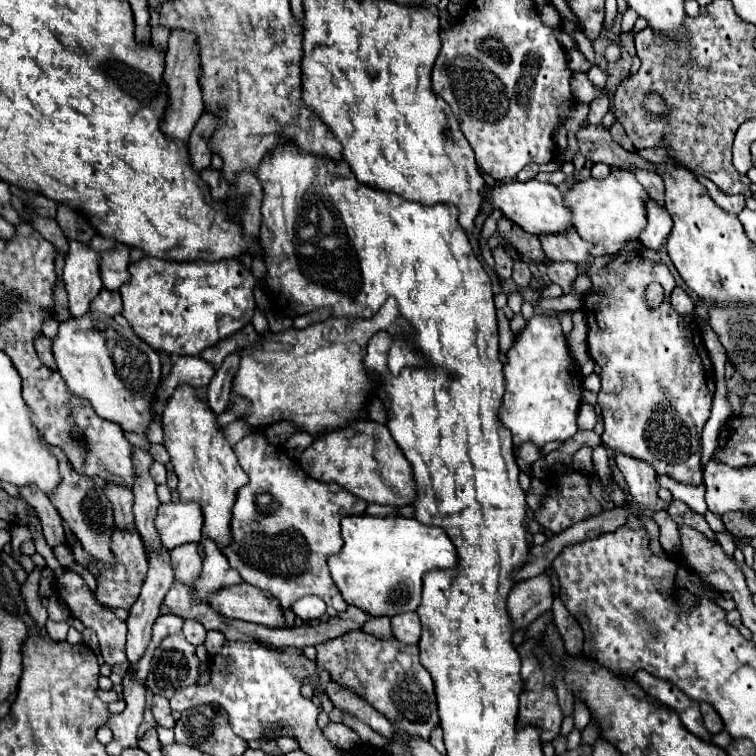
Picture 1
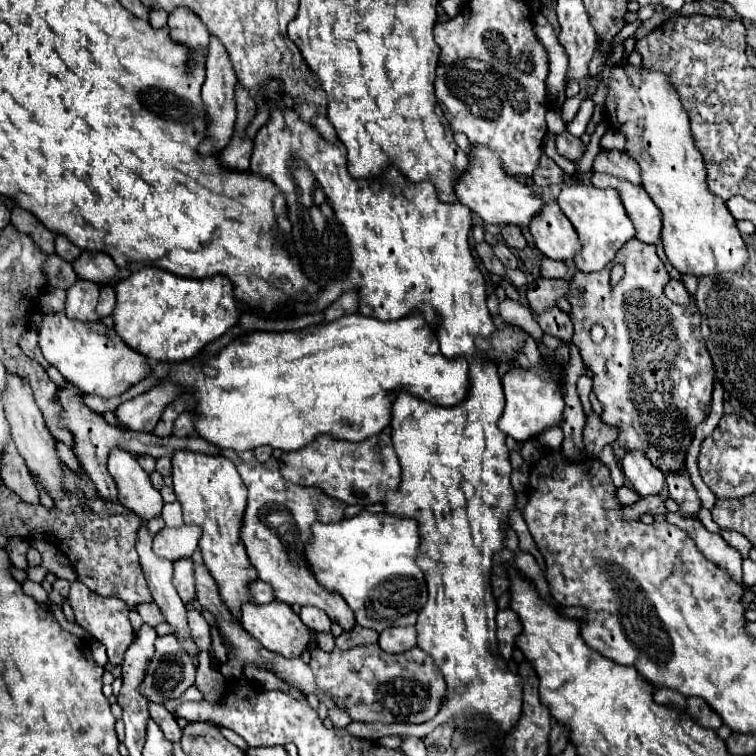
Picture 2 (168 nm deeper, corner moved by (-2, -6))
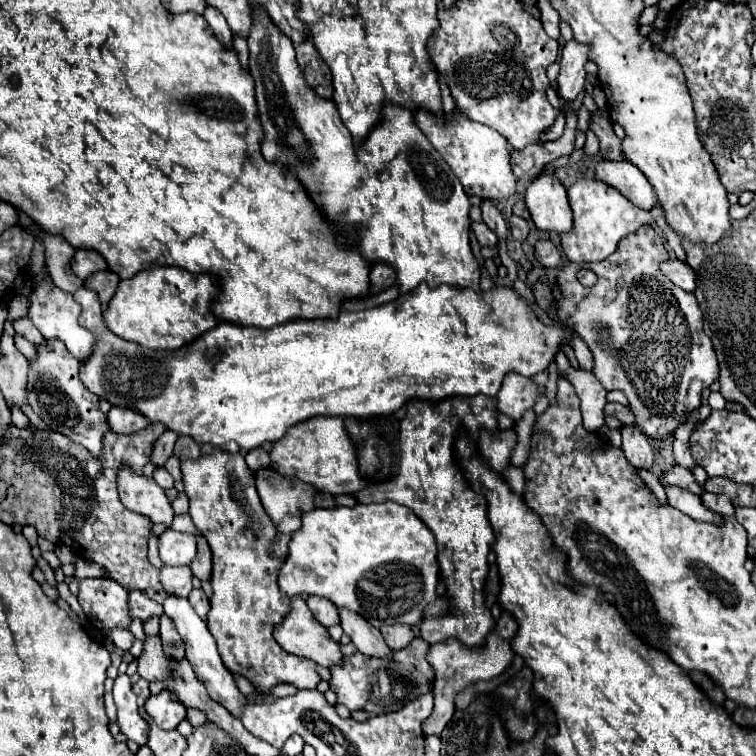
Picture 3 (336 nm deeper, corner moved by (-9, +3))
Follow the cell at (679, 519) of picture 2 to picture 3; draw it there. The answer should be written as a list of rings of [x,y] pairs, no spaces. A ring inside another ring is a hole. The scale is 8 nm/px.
[[[666,487],[666,495],[668,495],[668,503],[672,507],[676,507],[678,511],[686,513],[688,517],[702,521],[702,523],[710,523],[710,525],[722,525],[724,519],[720,515],[716,515],[714,511],[706,509],[700,501],[698,495],[688,493],[688,489],[680,489],[680,487]]]

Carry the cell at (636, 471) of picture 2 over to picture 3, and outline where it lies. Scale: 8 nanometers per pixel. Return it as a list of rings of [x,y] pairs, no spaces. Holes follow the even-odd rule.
[[[622,427],[622,451],[628,463],[636,469],[654,467],[654,451],[638,427]]]

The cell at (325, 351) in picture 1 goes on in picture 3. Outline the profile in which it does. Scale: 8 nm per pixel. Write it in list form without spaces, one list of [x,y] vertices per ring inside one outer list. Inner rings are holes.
[[[420,283],[412,293],[406,293],[394,302],[384,303],[372,309],[364,309],[364,311],[342,311],[336,319],[294,319],[290,323],[272,327],[272,329],[260,329],[260,327],[244,327],[244,325],[232,325],[232,323],[218,323],[214,329],[210,329],[208,333],[200,335],[200,339],[196,339],[194,343],[190,343],[186,347],[188,353],[180,353],[182,351],[152,351],[152,349],[144,349],[138,343],[120,339],[118,335],[114,335],[104,319],[102,319],[102,305],[100,299],[96,297],[96,291],[92,289],[84,289],[80,287],[74,293],[76,303],[82,305],[82,315],[80,315],[80,325],[84,325],[86,329],[92,329],[92,333],[96,333],[96,341],[100,341],[100,345],[96,345],[96,357],[92,357],[92,361],[84,361],[82,363],[82,371],[80,371],[80,379],[84,381],[84,385],[96,393],[98,397],[108,399],[112,405],[122,405],[122,407],[134,407],[140,413],[144,413],[150,423],[156,421],[164,421],[164,425],[168,425],[168,429],[176,431],[178,435],[192,435],[198,443],[212,443],[212,445],[226,445],[230,441],[236,441],[240,447],[244,449],[254,449],[262,443],[268,441],[278,441],[286,435],[286,431],[302,421],[308,421],[312,417],[318,415],[342,415],[342,417],[376,417],[376,415],[392,415],[396,413],[408,399],[434,399],[440,401],[444,397],[454,397],[454,395],[462,395],[462,397],[474,397],[474,395],[488,395],[494,397],[500,391],[502,379],[506,373],[510,371],[518,371],[526,377],[532,377],[540,371],[544,371],[548,367],[548,363],[552,361],[552,357],[558,353],[560,345],[566,341],[570,343],[570,337],[566,331],[558,329],[558,327],[548,327],[542,325],[542,321],[534,315],[534,311],[530,309],[530,305],[526,301],[520,299],[520,295],[508,287],[494,287],[492,291],[482,291],[476,293],[472,289],[452,289],[448,285],[442,287],[428,287],[426,283]]]

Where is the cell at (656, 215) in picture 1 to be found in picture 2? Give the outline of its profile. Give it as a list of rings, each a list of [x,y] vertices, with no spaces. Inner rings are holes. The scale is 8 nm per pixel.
[[[593,172],[591,182],[595,188],[613,188],[621,194],[621,202],[627,210],[627,216],[635,224],[637,238],[645,244],[657,244],[661,238],[661,212],[643,190],[643,186],[633,186],[621,178],[609,174]]]

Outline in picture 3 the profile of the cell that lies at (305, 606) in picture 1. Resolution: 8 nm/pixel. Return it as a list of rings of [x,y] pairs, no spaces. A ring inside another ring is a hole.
[[[308,597],[308,607],[310,611],[314,613],[314,617],[324,625],[324,627],[332,627],[332,625],[338,625],[340,619],[338,619],[338,611],[336,611],[336,605],[324,597]]]

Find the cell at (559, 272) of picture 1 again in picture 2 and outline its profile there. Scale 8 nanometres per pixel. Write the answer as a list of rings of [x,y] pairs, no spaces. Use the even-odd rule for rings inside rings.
[[[543,258],[541,260],[541,276],[543,278],[565,278],[567,274],[567,266],[559,260],[551,260],[551,258]]]

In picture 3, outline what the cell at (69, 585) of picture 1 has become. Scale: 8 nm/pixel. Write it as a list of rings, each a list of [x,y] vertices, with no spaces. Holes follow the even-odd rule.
[[[80,579],[78,601],[88,621],[108,633],[112,629],[130,629],[132,617],[128,591],[110,579]]]

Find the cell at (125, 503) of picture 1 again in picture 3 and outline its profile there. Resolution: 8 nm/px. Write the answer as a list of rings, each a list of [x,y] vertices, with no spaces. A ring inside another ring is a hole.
[[[46,341],[38,347],[38,359],[30,363],[28,403],[50,429],[84,445],[92,455],[102,453],[102,439],[110,431],[108,419],[98,407],[98,397],[90,393],[80,379],[80,361],[76,361],[60,341]]]

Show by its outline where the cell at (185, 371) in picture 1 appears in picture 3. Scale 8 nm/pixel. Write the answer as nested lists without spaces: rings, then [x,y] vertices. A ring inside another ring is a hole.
[[[114,405],[108,411],[108,423],[112,425],[112,431],[116,431],[116,433],[134,433],[134,431],[144,429],[150,421],[132,407]]]

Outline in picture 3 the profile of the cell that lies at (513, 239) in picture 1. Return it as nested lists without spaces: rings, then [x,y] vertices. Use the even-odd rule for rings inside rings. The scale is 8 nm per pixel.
[[[512,215],[510,219],[508,219],[508,225],[510,225],[510,231],[512,231],[512,237],[516,239],[516,241],[524,241],[526,237],[528,237],[528,223],[522,219],[522,217],[516,217],[516,215]]]

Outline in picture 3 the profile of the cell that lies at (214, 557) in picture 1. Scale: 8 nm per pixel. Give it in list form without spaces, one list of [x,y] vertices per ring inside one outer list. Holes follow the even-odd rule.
[[[384,501],[304,513],[302,527],[290,539],[288,559],[278,571],[278,589],[288,597],[302,593],[326,597],[338,607],[360,613],[376,627],[396,623],[416,625],[422,621],[426,607],[438,599],[438,575],[436,539],[432,531],[408,507]]]

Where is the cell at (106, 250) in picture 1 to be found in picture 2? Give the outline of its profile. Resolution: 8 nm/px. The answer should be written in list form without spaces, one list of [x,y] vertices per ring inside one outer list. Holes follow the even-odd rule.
[[[83,252],[75,262],[73,270],[77,278],[85,278],[95,284],[113,284],[119,268],[111,256],[103,252]]]

